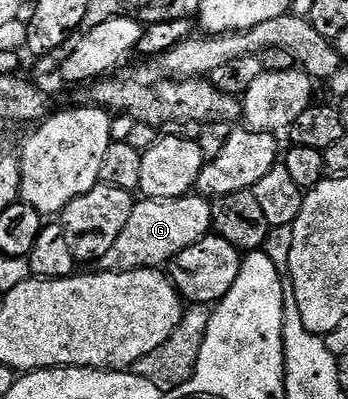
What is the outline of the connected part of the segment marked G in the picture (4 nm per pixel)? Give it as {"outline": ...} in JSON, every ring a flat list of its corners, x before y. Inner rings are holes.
{"outline":[[203,195,178,199,140,199,133,204,130,219,118,235,118,243,104,256,103,268,108,271,125,269,154,269,164,267,186,247,198,244,213,232,212,204]]}

